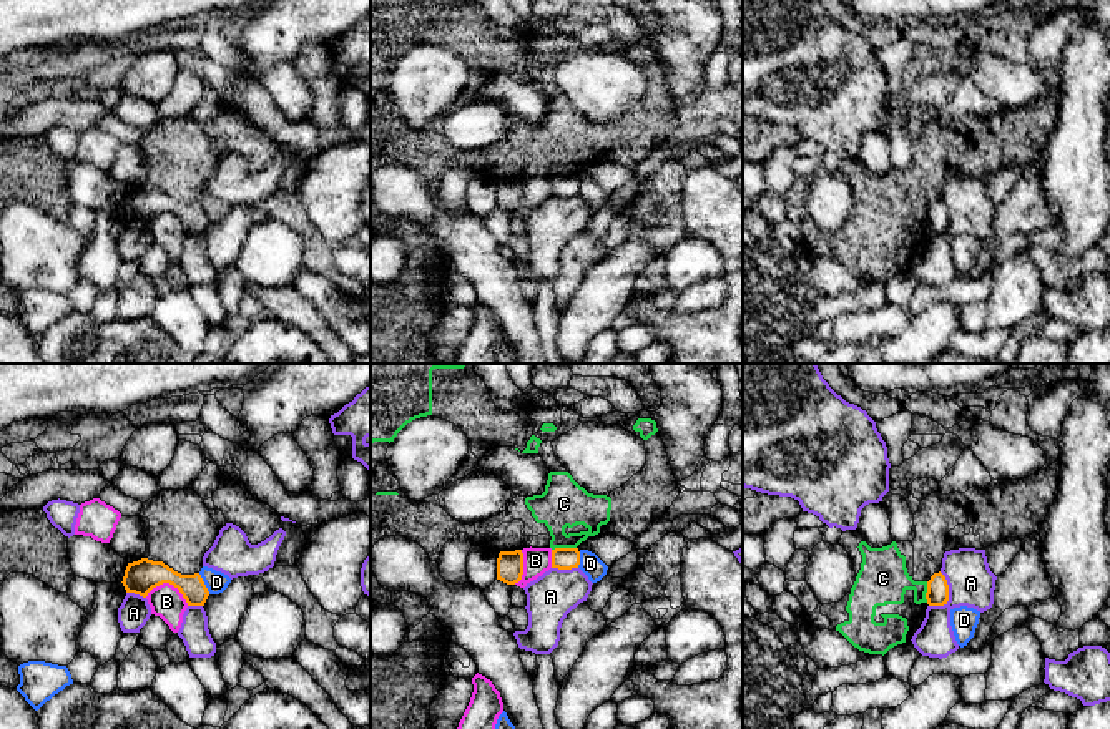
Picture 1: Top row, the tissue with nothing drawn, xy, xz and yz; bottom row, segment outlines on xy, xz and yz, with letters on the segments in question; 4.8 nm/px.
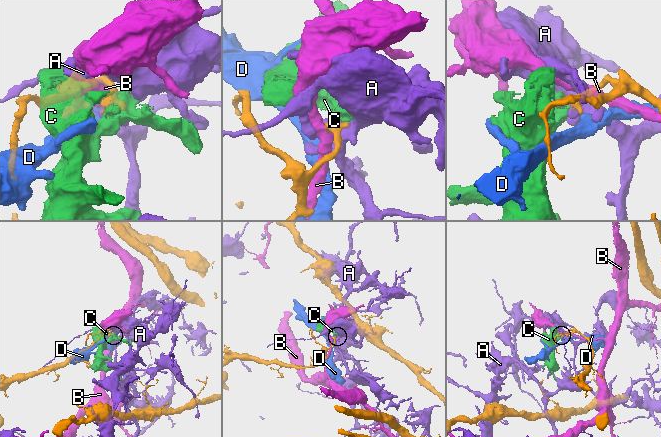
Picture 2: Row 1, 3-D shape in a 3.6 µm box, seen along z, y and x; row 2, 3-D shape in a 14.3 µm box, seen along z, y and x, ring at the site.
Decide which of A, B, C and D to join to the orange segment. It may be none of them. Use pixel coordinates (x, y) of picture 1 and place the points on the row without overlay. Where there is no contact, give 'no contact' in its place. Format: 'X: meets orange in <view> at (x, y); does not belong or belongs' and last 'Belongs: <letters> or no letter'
A: meets orange in yz at (947, 223); does not belong
B: meets orange in xy at (170, 211); does not belong
C: meets orange in xz at (564, 176); does not belong
D: meets orange in xy at (203, 211); does not belong
Belongs: no letter

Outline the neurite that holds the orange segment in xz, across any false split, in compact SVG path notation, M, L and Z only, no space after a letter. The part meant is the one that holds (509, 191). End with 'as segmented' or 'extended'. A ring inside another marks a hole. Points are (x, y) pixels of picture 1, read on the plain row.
M522 178L500 179L497 186L497 208L507 213L515 213L522 208L522 203L523 203Z | as segmented

